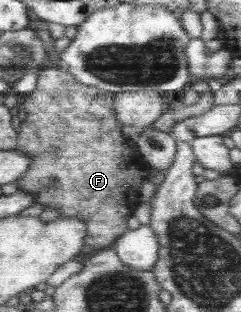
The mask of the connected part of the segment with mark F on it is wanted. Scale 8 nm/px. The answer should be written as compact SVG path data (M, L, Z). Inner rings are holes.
M44 67L37 74L33 92L24 96L27 121L18 129L18 152L32 158L29 169L18 180L20 191L33 196L32 204L57 210L59 218L79 218L87 224L80 255L92 256L113 247L117 237L128 230L127 220L133 216L139 200L143 178L139 171L146 168L143 158L131 140L122 134L114 112L113 93L80 84L65 67Z

